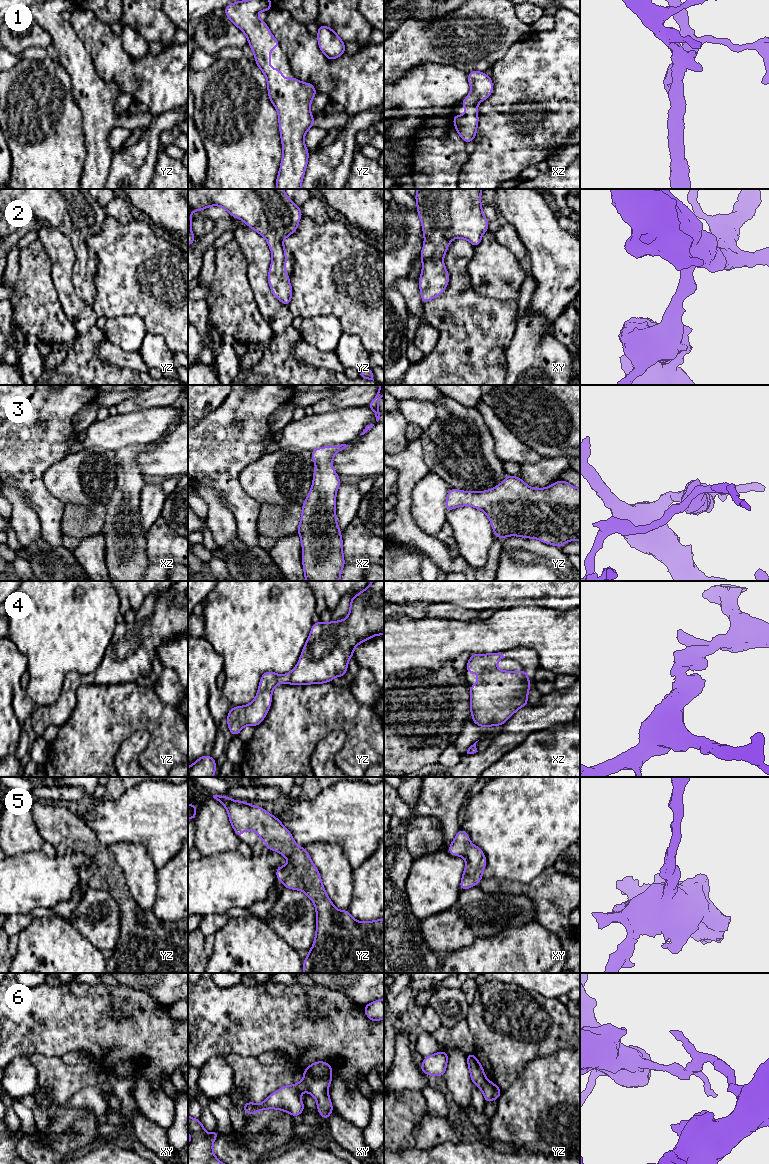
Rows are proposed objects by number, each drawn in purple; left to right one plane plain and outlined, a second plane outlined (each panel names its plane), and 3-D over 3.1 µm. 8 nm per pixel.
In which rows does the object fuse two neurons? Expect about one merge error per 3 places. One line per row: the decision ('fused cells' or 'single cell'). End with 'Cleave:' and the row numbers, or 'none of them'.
1: single cell
2: single cell
3: single cell
4: single cell
5: single cell
6: fused cells
Cleave: 6

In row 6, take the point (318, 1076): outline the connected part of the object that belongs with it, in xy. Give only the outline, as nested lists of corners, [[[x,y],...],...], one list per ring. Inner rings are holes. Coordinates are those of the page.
[[[318,1061],[310,1064],[304,1071],[303,1080],[305,1081],[310,1094],[317,1101],[319,1114],[327,1121],[330,1114],[334,1111],[328,1087],[332,1081],[333,1067],[325,1061]]]

